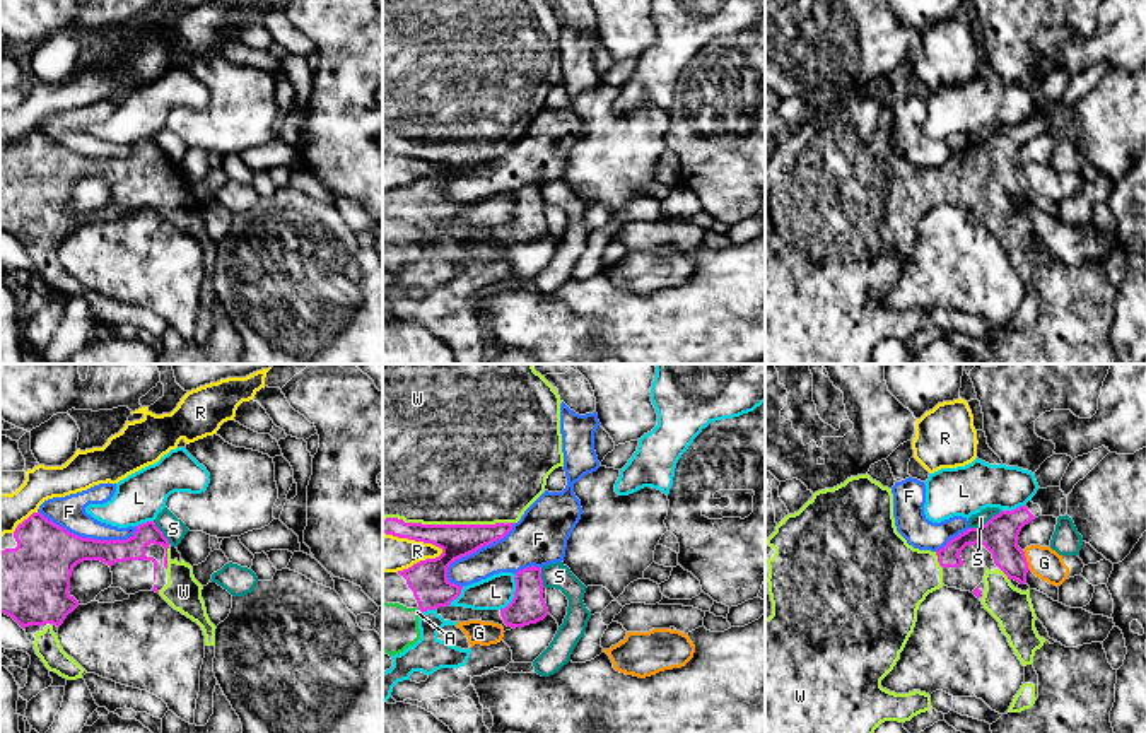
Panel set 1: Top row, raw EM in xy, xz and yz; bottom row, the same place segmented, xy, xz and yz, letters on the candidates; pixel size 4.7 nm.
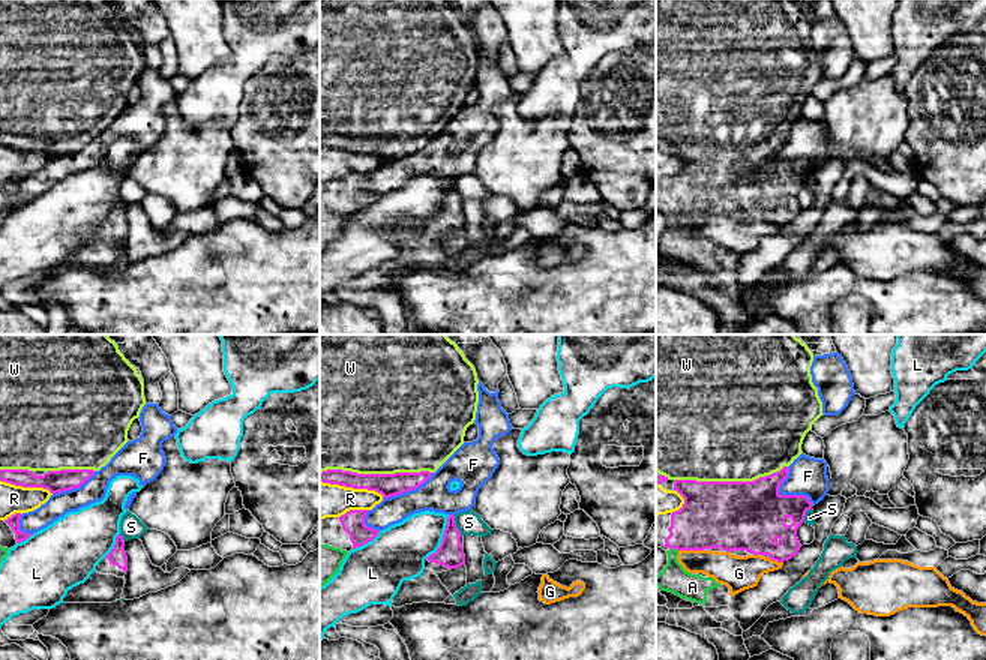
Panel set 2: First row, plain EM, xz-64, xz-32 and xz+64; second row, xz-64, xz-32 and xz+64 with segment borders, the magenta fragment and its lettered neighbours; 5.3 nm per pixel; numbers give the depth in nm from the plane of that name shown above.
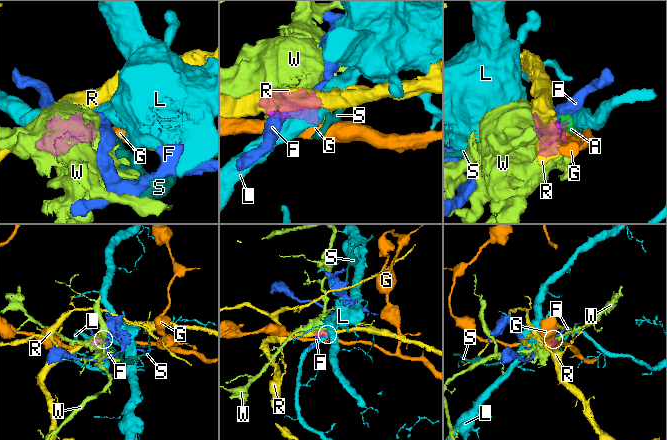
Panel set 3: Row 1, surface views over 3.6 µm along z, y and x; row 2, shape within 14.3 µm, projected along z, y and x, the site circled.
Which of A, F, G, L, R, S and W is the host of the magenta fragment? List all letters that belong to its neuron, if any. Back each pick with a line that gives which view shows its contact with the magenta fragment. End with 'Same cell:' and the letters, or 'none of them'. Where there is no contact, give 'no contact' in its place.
A: meets magenta in xz
W: meets magenta in xz
Same cell: A, W

